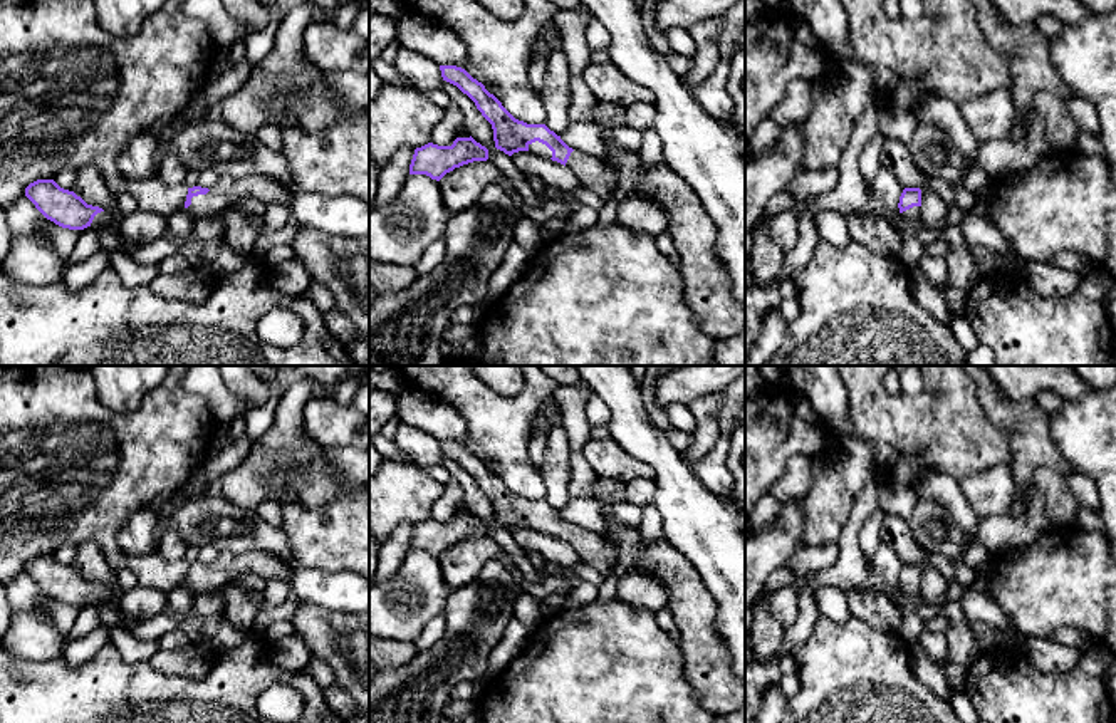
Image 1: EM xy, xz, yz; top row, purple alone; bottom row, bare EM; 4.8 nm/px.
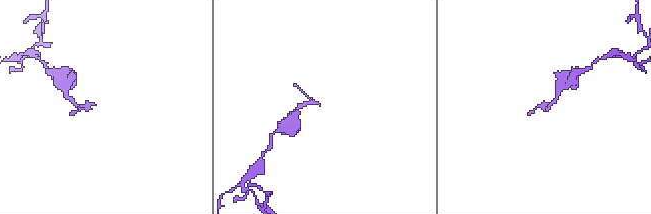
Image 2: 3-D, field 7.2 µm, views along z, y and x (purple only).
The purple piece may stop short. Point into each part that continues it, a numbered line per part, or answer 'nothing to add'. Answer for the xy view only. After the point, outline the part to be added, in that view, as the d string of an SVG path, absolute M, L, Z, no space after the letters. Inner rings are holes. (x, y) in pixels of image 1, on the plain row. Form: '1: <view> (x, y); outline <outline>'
1: xy (225, 567); outline M250 550L245 554L218 552L216 559L206 570L191 574L191 580L183 585L190 594L201 596L208 590L223 589L243 574L258 574L265 580L280 579L290 582L292 569L282 559L263 550Z

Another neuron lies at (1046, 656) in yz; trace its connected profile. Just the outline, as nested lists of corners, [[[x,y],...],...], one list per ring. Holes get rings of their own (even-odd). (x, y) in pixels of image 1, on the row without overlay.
[[[1025,637],[1022,651],[1037,671],[1049,676],[1067,674],[1081,668],[1084,656],[1084,649],[1062,646],[1046,637]]]

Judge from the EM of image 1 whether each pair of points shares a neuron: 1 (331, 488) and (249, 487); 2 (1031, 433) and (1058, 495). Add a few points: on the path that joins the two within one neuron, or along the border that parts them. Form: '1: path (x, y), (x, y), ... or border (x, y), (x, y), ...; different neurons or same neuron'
1: path (311, 487), (269, 487); same neuron
2: border (1063, 475), (1049, 465), (1041, 465), (1031, 478); different neurons

